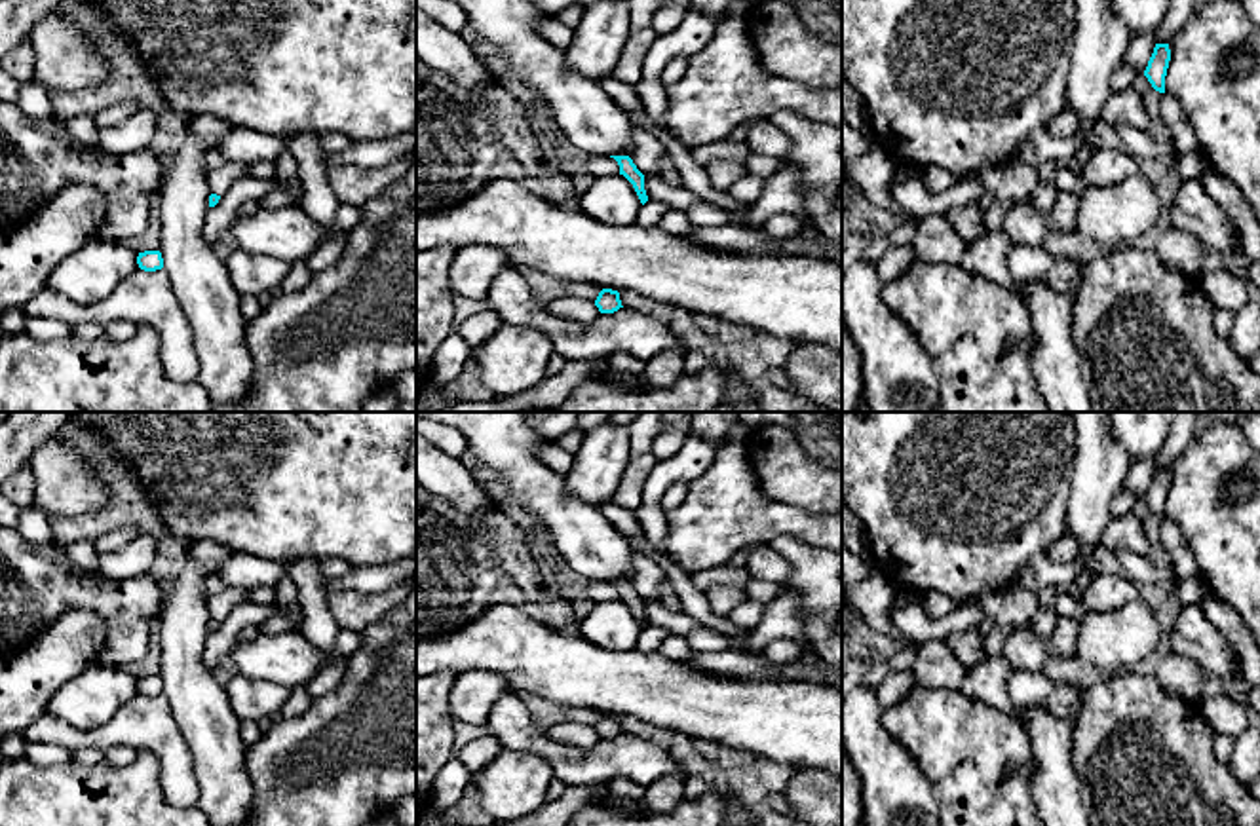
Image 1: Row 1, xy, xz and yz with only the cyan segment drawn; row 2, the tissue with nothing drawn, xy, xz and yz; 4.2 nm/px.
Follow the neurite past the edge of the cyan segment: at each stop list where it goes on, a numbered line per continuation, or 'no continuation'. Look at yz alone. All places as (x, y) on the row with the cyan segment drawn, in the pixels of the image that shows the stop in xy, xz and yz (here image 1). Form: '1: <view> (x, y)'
no continuation

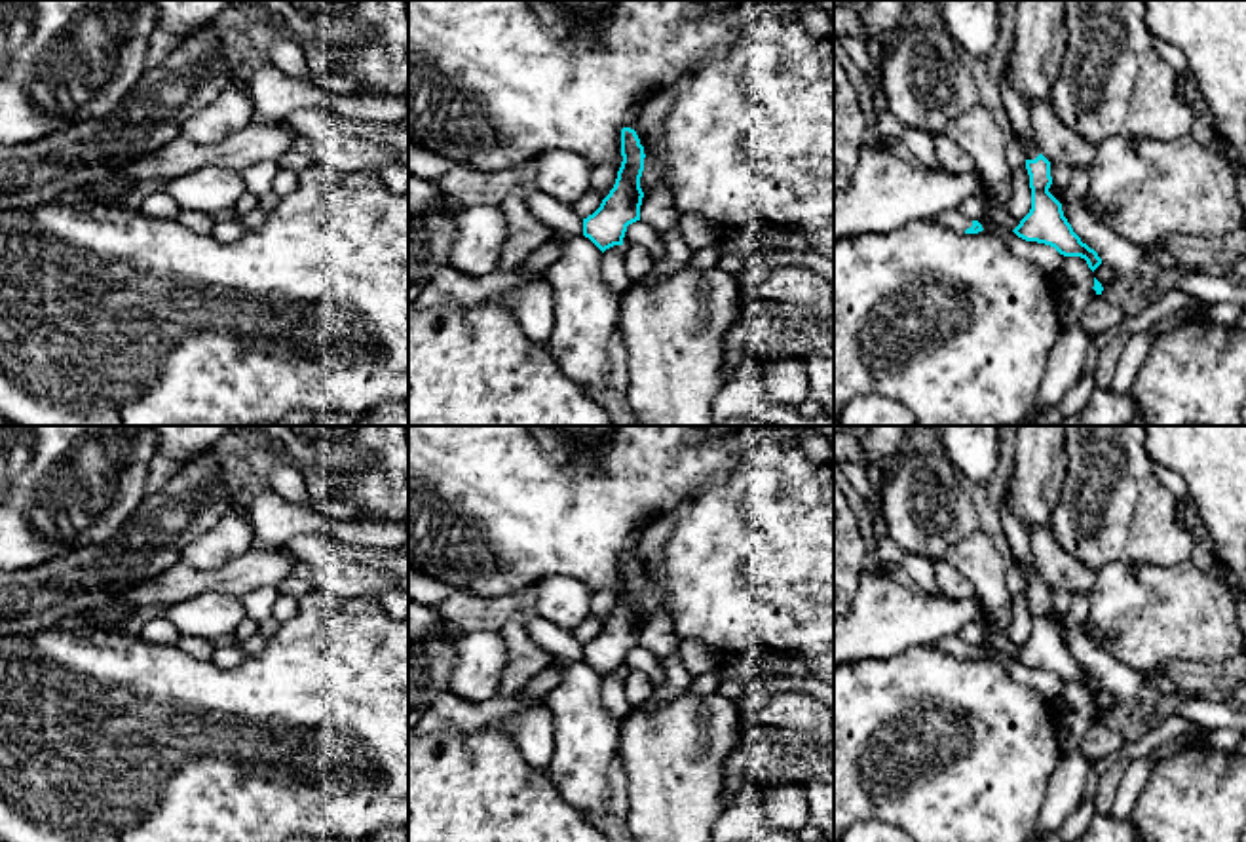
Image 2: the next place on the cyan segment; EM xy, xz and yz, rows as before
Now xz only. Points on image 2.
no continuation

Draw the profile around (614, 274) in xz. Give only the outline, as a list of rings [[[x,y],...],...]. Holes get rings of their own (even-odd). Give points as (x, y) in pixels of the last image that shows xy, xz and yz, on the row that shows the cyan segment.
[[[614,245],[602,253],[602,281],[617,297],[629,287],[631,279],[625,270],[625,245]]]

